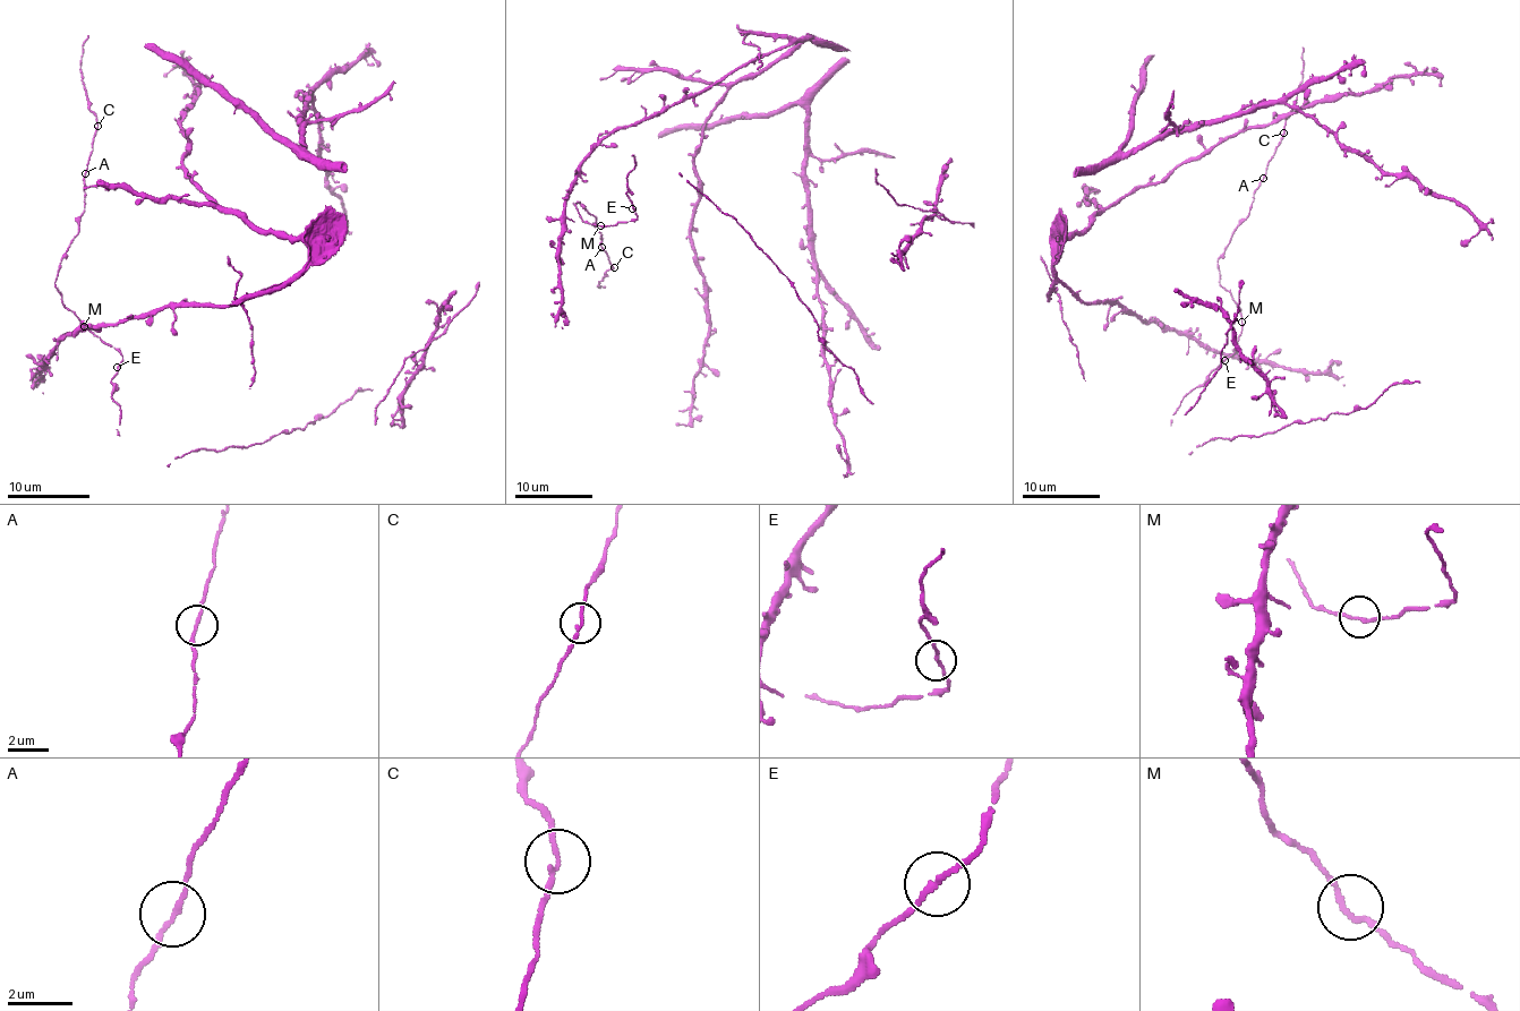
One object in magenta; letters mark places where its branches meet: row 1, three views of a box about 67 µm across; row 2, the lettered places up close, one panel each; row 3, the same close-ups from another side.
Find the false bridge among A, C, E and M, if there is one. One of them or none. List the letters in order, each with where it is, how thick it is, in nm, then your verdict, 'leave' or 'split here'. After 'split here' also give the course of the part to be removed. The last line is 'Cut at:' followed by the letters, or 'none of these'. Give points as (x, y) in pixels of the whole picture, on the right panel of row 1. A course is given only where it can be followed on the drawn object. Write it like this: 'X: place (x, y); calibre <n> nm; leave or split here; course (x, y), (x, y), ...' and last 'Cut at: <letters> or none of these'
A: place (1263, 178); calibre 150 nm; leave
C: place (1283, 133); calibre 150 nm; leave
E: place (1224, 360); calibre 150 nm; leave
M: place (1241, 322); calibre 150 nm; leave
Cut at: none of these

